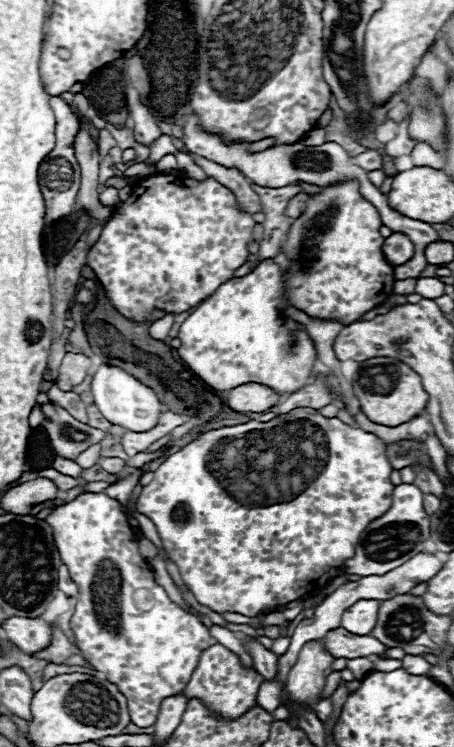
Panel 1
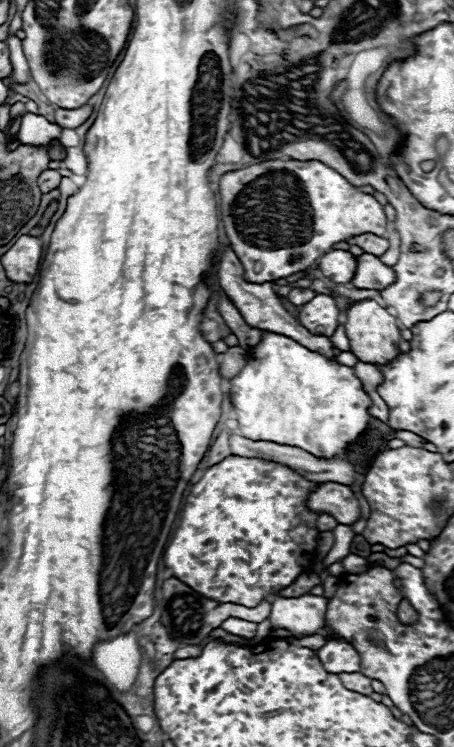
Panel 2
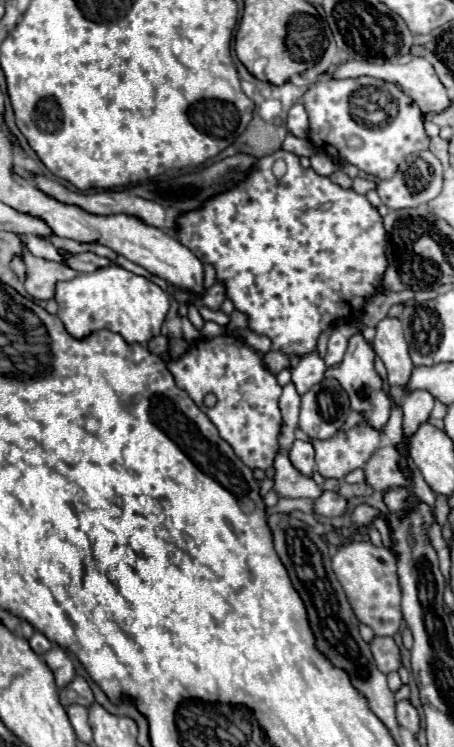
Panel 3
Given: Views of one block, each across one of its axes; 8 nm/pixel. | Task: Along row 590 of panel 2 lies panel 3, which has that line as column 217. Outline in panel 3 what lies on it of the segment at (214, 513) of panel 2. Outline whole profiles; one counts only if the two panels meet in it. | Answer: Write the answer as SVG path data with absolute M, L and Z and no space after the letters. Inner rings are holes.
M278 150L270 156L264 156L256 162L252 174L248 176L246 182L238 184L236 188L224 192L224 194L218 194L214 196L212 200L208 200L200 210L196 212L188 212L184 214L180 220L178 220L178 232L176 232L178 240L190 248L196 256L200 256L200 260L204 262L210 262L214 268L216 268L216 278L222 280L226 284L226 296L234 302L234 306L248 314L250 318L250 328L256 332L256 334L266 334L270 340L272 340L272 350L280 350L284 354L290 354L290 356L304 356L308 352L312 352L316 348L316 342L318 342L318 336L322 330L326 330L328 326L332 326L332 322L336 322L340 316L354 316L354 312L362 310L368 296L376 294L378 288L380 288L380 282L382 282L382 276L384 276L384 270L386 270L386 232L384 232L384 226L382 226L382 218L378 214L376 208L370 206L370 202L366 200L366 196L360 196L356 194L352 188L350 190L344 190L340 188L338 184L330 182L330 178L324 178L324 176L318 176L312 168L302 168L300 162L298 162L298 156L290 154L290 152L284 152L284 150ZM276 158L282 158L288 166L282 182L278 182L272 174L272 164L276 162Z

